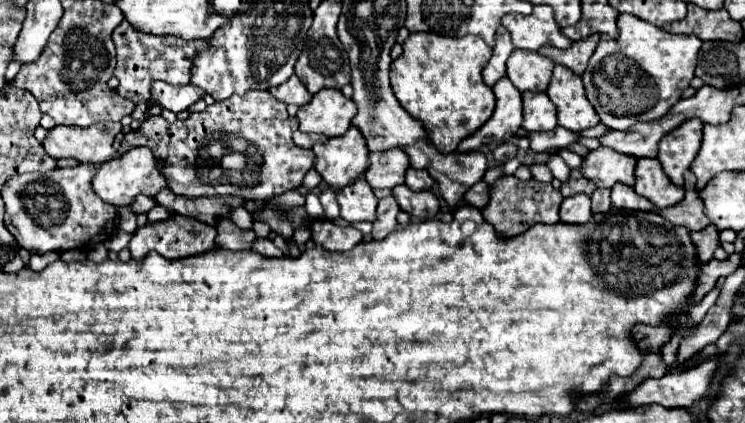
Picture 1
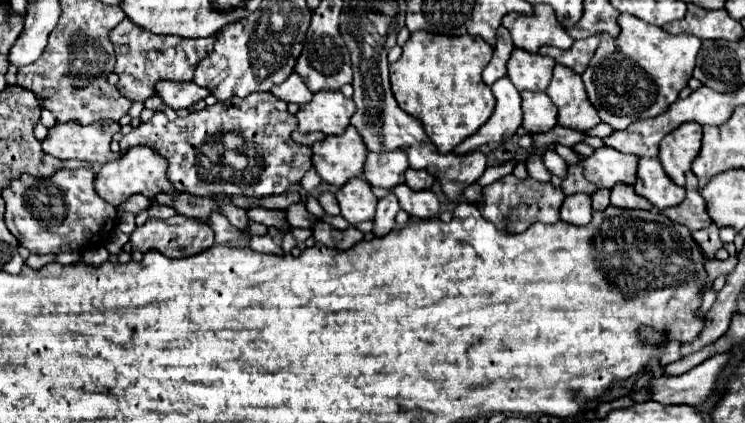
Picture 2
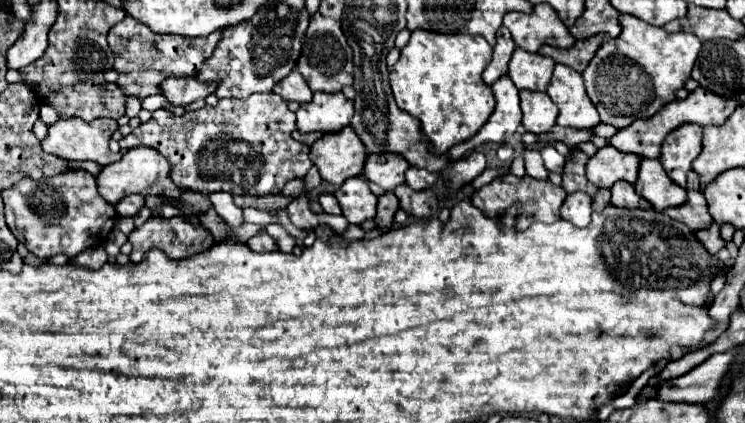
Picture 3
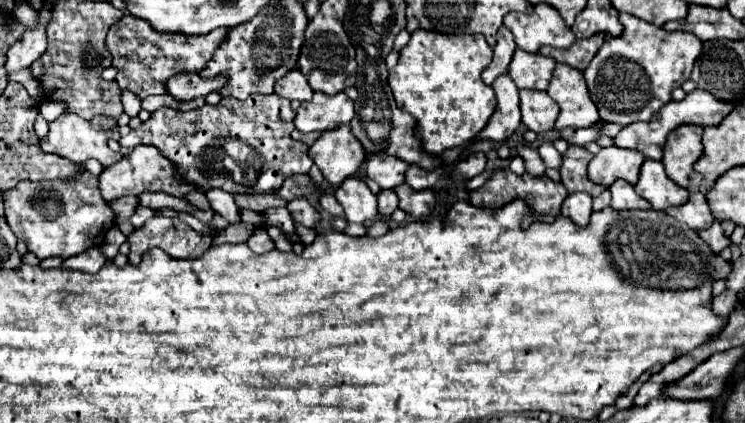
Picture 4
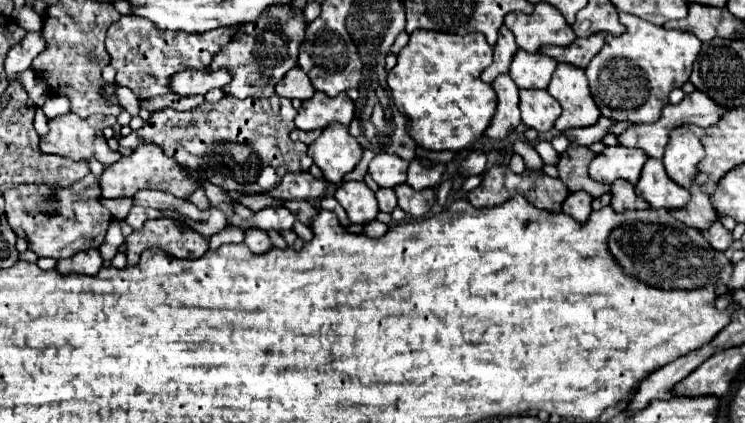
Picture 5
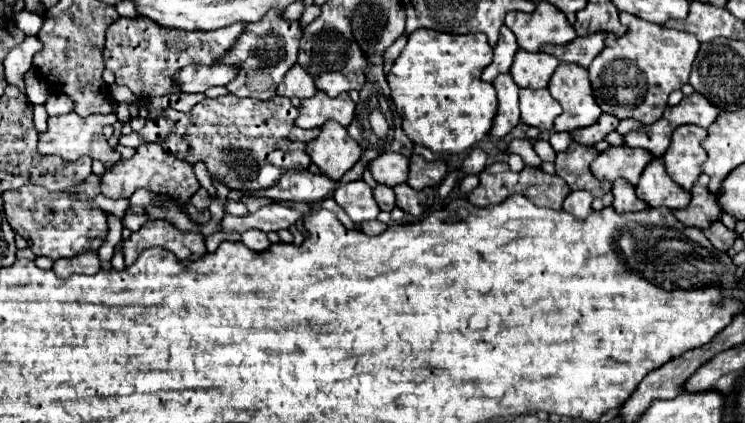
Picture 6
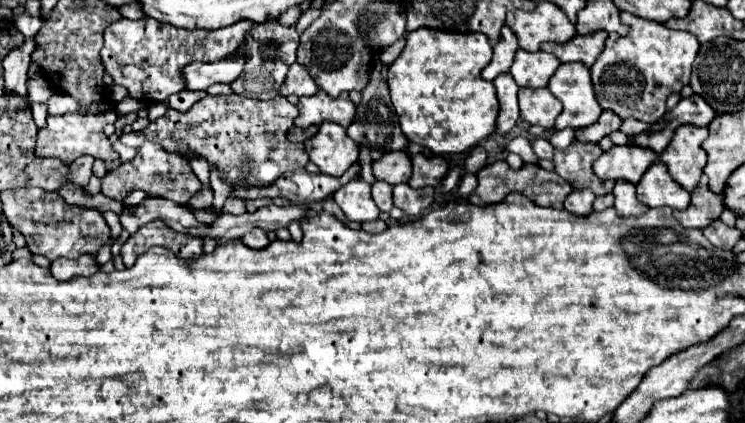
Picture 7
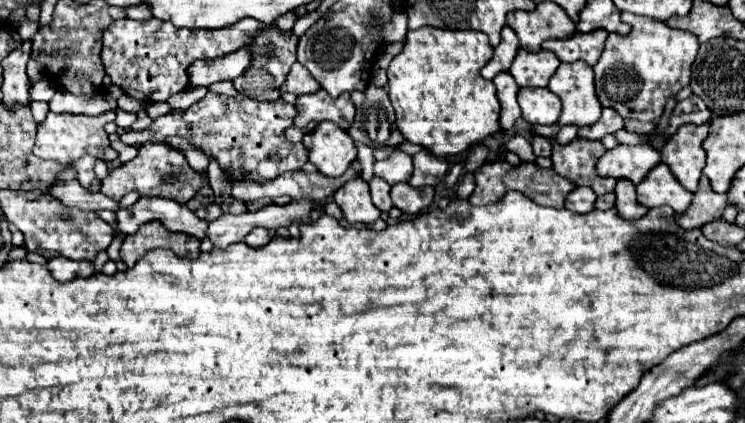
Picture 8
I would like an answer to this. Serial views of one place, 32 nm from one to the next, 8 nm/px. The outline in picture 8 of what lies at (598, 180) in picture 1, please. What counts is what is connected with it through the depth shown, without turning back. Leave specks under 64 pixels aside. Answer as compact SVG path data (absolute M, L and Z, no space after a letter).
M616 146L596 162L596 172L602 178L628 178L630 182L640 184L642 176L656 164L660 164L660 152L652 146Z

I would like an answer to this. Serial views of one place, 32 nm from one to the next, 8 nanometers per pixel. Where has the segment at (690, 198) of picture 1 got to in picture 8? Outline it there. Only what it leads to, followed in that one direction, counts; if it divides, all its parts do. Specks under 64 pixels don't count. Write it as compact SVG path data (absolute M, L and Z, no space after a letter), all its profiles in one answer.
M702 176L700 178L700 186L694 192L692 204L688 206L686 212L676 214L676 220L678 220L678 224L682 228L688 228L688 230L702 228L704 224L720 218L724 208L726 208L726 194L712 192L708 178Z

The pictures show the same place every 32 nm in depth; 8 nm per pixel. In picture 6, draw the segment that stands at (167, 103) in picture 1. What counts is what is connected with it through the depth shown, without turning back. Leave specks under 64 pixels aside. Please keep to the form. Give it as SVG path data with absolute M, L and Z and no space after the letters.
M200 66L200 68L182 68L176 72L174 82L180 92L194 94L206 92L212 86L226 86L236 76L236 68L220 68L220 66Z

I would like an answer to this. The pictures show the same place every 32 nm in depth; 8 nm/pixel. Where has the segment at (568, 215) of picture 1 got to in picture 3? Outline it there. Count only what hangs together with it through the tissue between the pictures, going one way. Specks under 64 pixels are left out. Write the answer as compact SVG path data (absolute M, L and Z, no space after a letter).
M576 192L566 196L562 204L562 218L572 222L574 226L586 226L592 214L592 198L584 196L584 192Z

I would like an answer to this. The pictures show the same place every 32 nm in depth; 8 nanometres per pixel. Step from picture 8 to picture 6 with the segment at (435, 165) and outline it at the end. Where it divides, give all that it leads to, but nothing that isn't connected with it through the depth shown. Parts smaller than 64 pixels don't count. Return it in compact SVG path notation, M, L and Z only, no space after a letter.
M412 156L410 158L410 174L408 174L408 184L416 190L422 188L436 188L442 178L446 176L446 162L436 160L436 162L426 162L422 156Z

